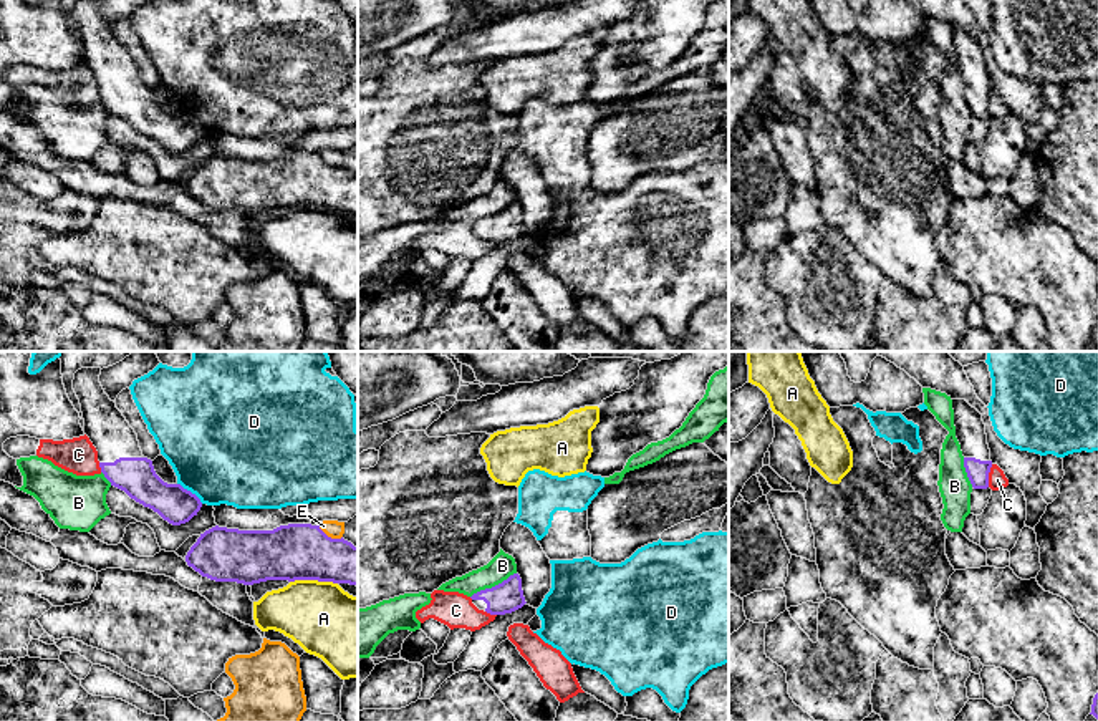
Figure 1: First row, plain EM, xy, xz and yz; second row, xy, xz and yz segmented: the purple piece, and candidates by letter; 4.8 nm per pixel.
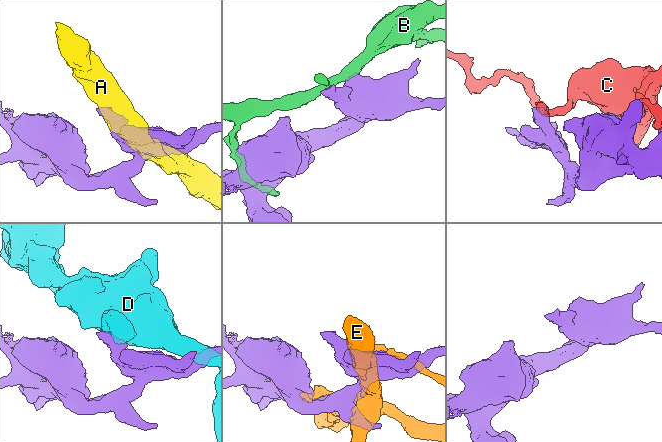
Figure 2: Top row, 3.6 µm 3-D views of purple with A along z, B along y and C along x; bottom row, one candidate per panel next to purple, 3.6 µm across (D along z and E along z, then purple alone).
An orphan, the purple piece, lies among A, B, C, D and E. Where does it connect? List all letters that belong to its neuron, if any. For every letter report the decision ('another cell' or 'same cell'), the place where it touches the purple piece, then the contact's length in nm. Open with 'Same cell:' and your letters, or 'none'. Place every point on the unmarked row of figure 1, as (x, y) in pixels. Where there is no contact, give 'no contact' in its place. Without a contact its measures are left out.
Same cell: none
A: another cell; contact xy (313, 208); length 240 nm
B: another cell; contact xz (492, 216); length 260 nm
C: another cell; contact yz (987, 105); length 110 nm
D: another cell; contact xy (189, 120); length 160 nm
E: another cell; contact xy (330, 166); length 130 nm

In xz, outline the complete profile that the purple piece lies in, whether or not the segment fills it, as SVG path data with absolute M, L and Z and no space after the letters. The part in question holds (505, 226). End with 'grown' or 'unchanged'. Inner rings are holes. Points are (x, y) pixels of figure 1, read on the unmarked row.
M518 202L510 204L502 212L474 222L472 232L490 244L505 244L522 237L527 230Z | grown

